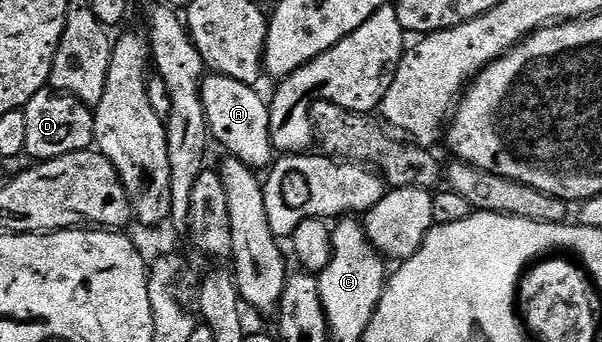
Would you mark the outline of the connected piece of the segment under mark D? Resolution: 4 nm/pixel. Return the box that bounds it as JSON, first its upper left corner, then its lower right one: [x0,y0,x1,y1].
[23,88,95,162]

